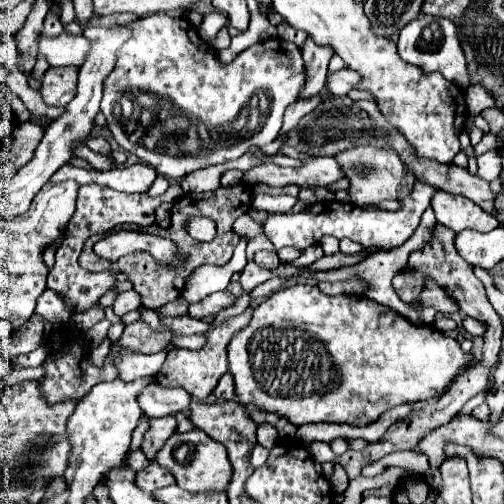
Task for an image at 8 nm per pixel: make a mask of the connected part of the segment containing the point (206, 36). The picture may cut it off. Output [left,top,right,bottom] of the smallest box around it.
[199,12,227,42]

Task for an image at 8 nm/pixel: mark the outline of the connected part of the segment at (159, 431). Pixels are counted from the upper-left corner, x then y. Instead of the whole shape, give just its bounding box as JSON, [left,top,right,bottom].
[141,416,177,460]

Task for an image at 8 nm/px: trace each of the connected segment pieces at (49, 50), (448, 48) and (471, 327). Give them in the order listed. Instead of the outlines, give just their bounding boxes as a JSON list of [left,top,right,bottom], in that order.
[[37,30,91,68],[397,14,469,90],[463,318,485,336]]

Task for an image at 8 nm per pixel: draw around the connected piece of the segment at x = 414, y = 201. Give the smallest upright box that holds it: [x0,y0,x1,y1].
[265,182,437,250]

